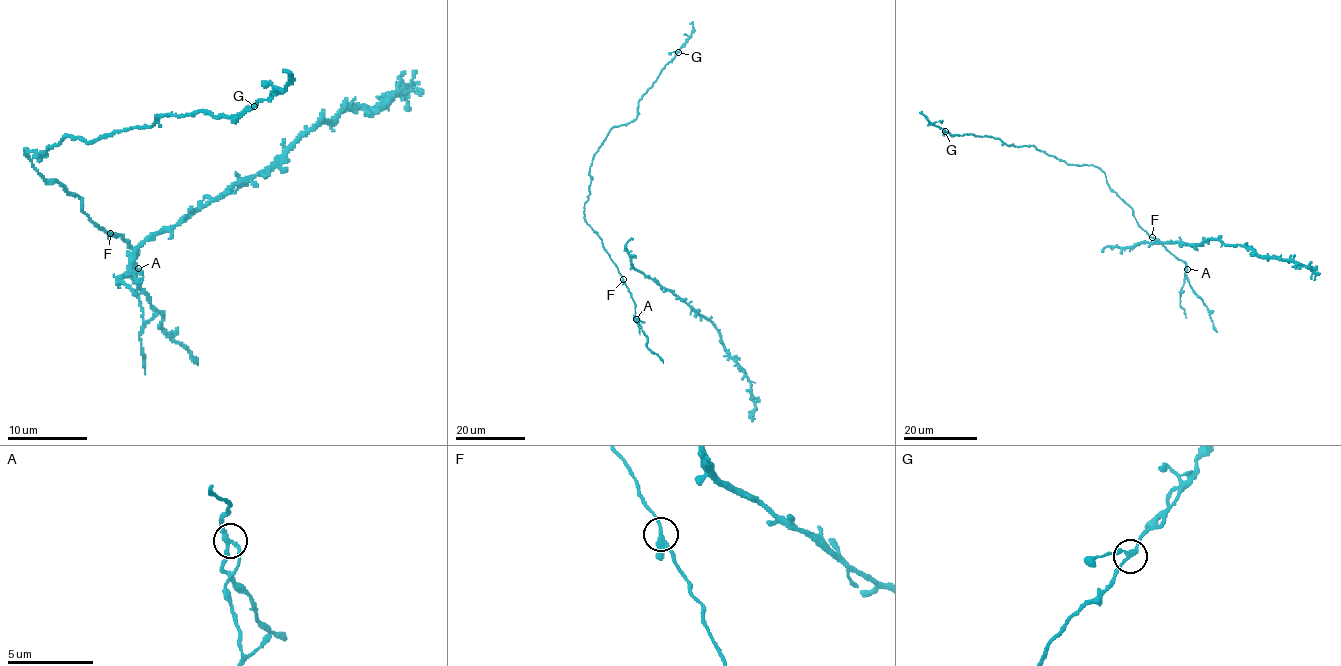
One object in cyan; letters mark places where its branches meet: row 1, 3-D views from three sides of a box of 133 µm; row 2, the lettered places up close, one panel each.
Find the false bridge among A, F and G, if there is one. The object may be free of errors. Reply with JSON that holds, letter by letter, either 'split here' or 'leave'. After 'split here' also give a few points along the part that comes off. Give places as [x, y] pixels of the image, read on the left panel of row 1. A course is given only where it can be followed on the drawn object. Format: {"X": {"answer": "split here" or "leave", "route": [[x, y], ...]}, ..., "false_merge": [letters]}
{"A": {"answer": "split here", "route": [[139, 269], [143, 279], [137, 288], [137, 297], [143, 321], [139, 340], [145, 373]]}, "F": {"answer": "leave"}, "G": {"answer": "leave"}, "false_merge": ["A"]}

